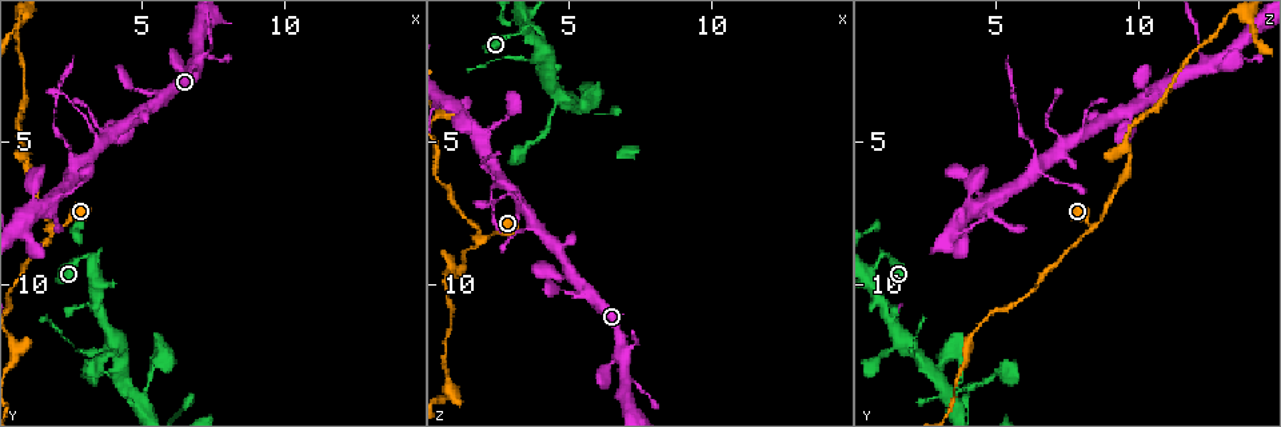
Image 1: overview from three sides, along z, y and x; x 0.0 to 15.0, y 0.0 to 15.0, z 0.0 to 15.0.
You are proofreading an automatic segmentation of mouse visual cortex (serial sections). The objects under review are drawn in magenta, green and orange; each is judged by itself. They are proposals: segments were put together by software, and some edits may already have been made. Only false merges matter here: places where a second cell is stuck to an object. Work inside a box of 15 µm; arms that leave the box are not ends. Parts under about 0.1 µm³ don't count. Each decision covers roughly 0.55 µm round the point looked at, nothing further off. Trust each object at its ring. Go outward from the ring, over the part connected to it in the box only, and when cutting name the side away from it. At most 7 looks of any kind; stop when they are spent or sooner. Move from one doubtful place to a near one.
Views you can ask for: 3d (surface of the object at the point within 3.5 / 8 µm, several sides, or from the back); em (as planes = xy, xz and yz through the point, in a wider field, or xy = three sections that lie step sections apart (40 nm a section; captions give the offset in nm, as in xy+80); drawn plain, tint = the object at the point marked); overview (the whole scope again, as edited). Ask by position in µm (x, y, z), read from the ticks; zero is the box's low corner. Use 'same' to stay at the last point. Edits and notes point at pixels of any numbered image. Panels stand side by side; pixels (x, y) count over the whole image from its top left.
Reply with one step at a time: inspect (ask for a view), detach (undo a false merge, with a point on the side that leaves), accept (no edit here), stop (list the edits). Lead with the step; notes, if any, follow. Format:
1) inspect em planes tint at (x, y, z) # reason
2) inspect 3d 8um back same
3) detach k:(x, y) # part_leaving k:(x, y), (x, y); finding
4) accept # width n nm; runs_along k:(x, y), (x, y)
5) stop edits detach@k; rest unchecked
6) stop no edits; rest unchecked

inspect 3d 3.5um at (2.0, 8.0, 8.4) # thick turns thin

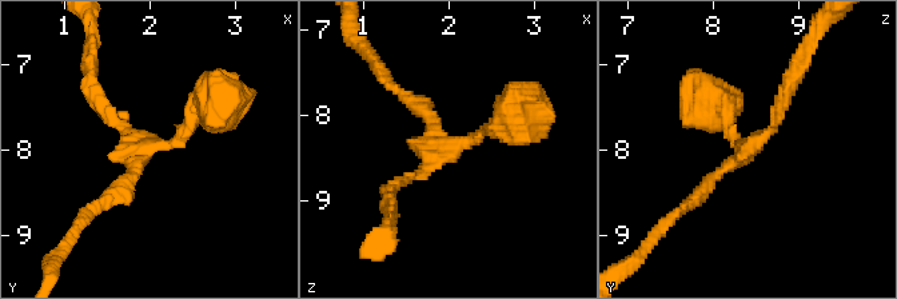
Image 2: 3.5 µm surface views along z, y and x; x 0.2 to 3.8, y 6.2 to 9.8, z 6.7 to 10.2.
inspect em xy step 2 tint at (2.05, 7.95, 8.40)

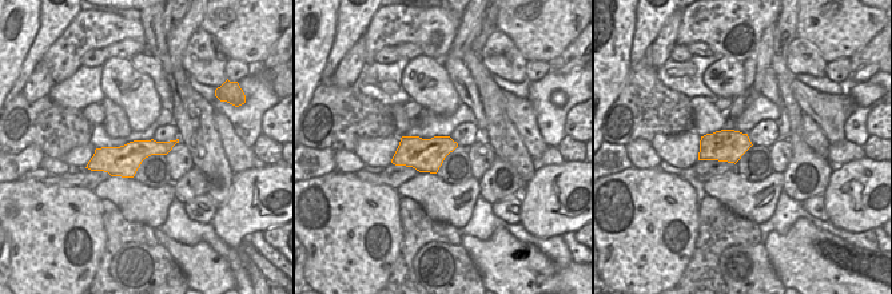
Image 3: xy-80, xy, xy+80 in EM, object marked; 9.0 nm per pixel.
accept # arm_widths 150, 150, 300 nm; runs_along 3:(168, 144), (91, 166); continuous, no second cell

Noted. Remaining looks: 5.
inspect em xy step 3 tint at (3.4, 8.9, 1.1) # narrows sharply

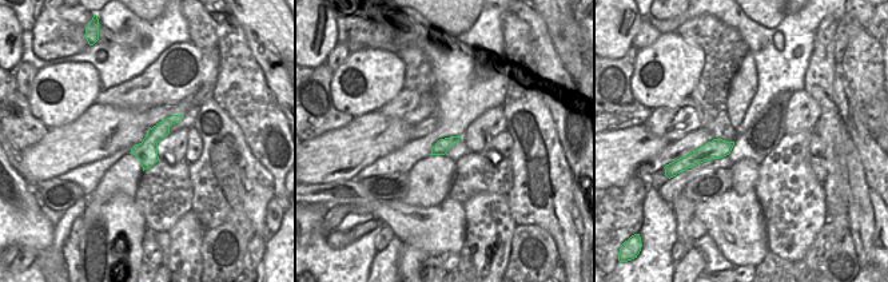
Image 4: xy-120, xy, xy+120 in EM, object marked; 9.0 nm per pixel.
inspect 3d 3.5um same

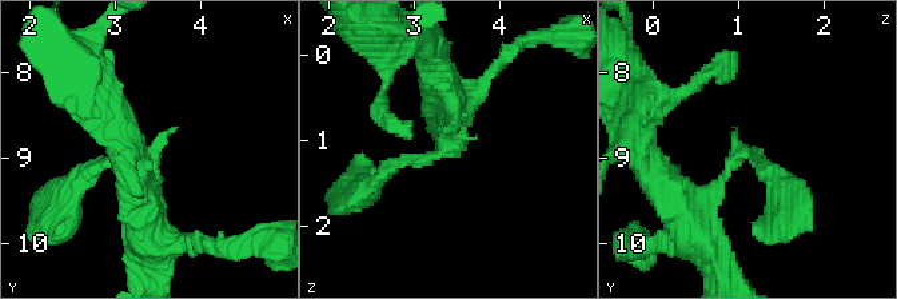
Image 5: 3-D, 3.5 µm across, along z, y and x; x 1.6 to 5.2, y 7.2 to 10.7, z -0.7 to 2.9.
accept # width 140 nm; runs_along 5:(369, 187), (446, 146), (446, 98); continuous, no second cell

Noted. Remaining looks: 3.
inspect 3d 3.5um at (4.7, 14.0, 3.4) # thin neck

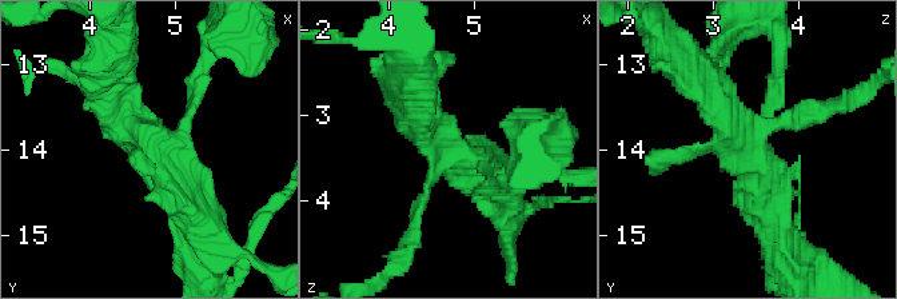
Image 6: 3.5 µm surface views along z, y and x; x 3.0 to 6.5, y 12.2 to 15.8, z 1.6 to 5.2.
inspect em xy step 5 tint at (4.70, 14.00, 3.45)

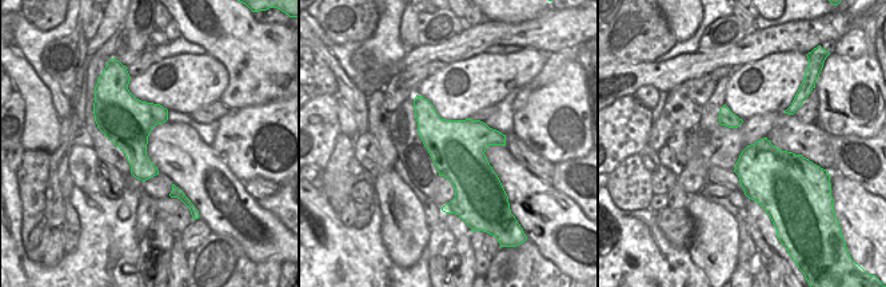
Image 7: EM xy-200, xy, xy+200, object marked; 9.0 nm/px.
accept # runs_along 6:(414, 107), (426, 138), (495, 178); all the same cell

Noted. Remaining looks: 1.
stop no edits; rest unchecked

